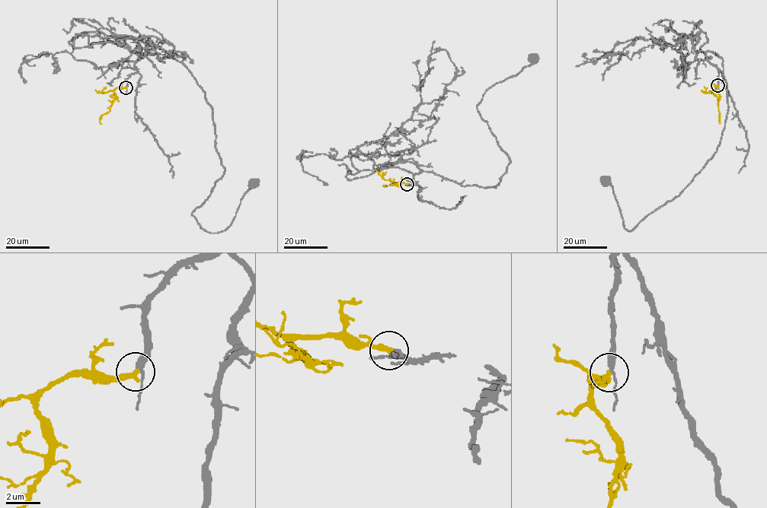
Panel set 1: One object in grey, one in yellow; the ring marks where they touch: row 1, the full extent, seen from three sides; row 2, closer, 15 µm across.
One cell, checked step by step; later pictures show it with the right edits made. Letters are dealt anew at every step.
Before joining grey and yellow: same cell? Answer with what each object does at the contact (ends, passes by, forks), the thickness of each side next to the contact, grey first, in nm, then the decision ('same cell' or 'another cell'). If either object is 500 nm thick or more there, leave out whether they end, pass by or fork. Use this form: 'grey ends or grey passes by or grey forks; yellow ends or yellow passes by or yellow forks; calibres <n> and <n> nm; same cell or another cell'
grey passes by; yellow ends; calibres 280 and 360 nm; same cell

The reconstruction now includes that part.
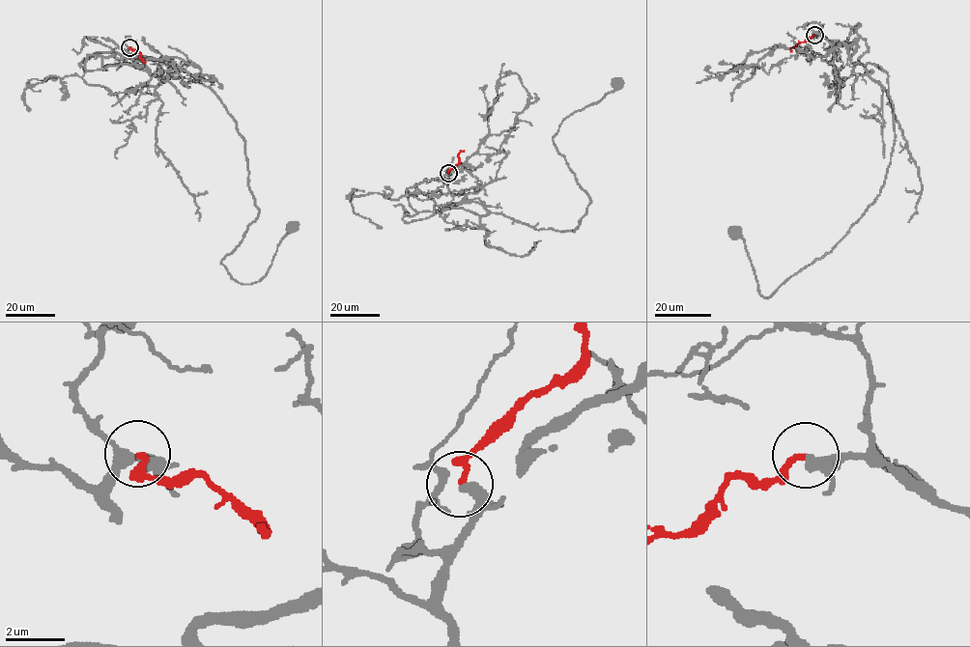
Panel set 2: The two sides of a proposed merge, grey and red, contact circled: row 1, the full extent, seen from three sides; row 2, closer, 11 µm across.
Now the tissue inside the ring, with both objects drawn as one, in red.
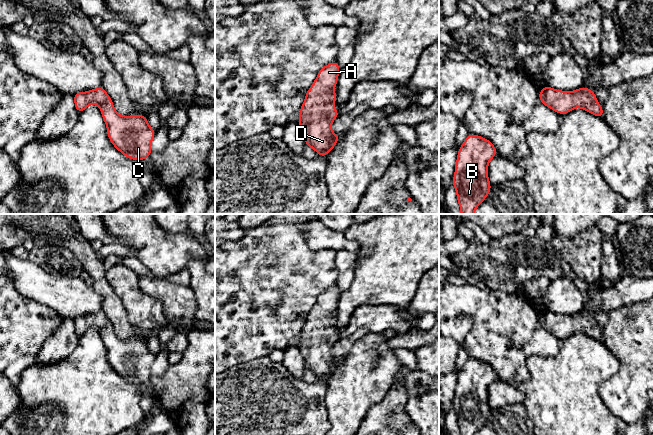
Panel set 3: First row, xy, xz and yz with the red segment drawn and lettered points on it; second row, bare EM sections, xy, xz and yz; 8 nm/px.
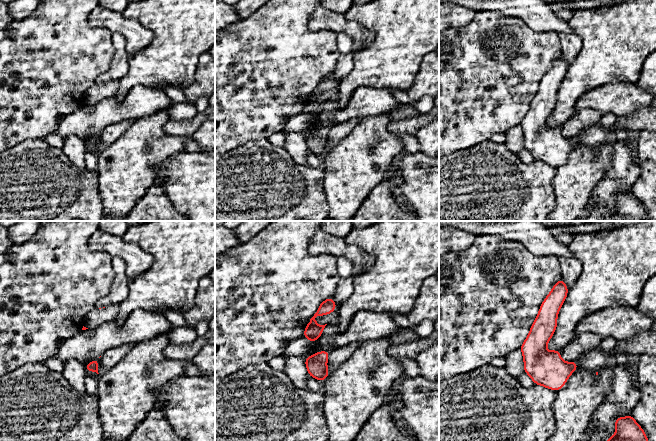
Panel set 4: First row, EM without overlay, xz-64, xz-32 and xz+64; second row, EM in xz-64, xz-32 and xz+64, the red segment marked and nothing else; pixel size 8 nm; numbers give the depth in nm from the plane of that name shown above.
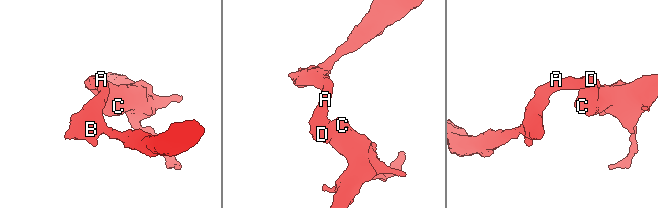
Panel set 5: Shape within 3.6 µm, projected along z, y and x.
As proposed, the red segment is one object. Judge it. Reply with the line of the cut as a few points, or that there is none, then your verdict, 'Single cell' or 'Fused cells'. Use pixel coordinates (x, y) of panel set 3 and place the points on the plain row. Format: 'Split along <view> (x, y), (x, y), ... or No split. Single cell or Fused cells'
No split. Single cell

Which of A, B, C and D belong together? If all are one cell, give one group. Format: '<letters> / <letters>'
A B C D

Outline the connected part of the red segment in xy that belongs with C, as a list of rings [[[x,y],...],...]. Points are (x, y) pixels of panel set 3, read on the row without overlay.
[[[103,311],[74,318],[74,326],[79,337],[90,328],[100,331],[108,361],[124,380],[132,384],[145,384],[149,381],[156,355],[148,349],[147,340],[120,340]]]

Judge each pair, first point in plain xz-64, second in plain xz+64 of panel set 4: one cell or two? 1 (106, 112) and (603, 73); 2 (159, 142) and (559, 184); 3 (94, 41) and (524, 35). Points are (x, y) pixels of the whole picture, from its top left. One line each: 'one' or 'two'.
1: two
2: one
3: one

